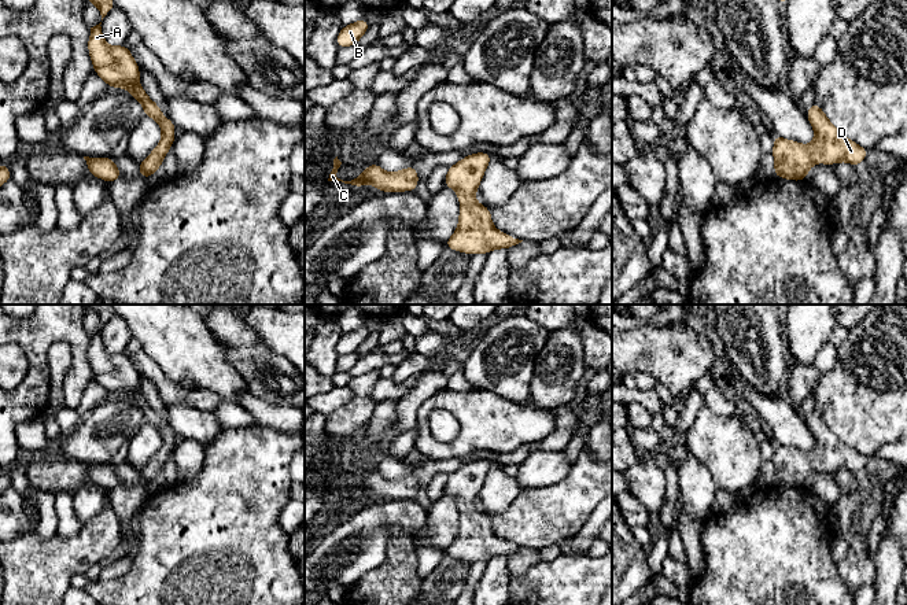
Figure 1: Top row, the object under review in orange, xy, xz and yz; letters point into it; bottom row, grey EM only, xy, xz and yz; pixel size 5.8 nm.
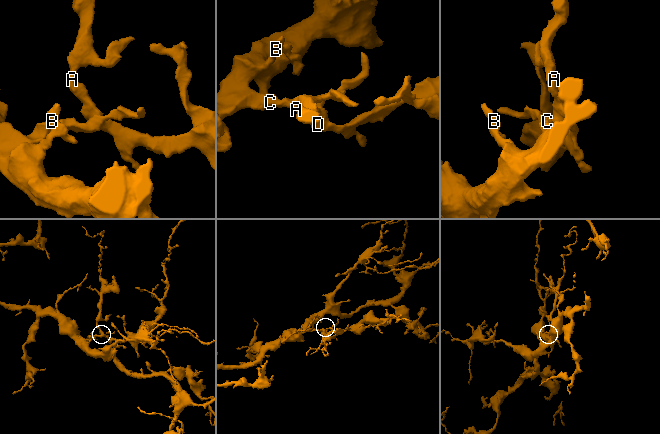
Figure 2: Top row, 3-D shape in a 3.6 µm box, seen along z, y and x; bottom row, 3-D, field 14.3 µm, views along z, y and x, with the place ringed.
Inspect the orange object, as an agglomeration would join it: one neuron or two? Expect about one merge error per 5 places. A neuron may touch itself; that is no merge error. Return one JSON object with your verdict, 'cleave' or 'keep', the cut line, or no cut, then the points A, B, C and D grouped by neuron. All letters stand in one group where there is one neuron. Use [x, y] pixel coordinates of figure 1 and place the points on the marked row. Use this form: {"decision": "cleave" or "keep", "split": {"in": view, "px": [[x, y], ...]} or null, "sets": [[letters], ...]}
{"decision": "keep", "split": null, "sets": [["A", "B", "C", "D"]]}

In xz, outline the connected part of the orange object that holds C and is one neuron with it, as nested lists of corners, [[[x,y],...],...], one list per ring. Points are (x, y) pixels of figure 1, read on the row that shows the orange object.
[[[336,156],[336,158],[333,159],[333,169],[332,169],[331,174],[329,174],[328,181],[338,180],[338,181],[342,181],[342,182],[344,182],[344,184],[351,184],[351,185],[357,185],[357,187],[361,187],[361,185],[364,185],[364,184],[372,184],[372,185],[375,185],[380,192],[405,192],[405,191],[416,191],[416,188],[417,188],[417,185],[419,185],[419,174],[417,174],[417,170],[414,169],[413,165],[410,165],[408,169],[403,169],[403,170],[399,170],[399,171],[395,171],[395,173],[387,173],[387,171],[384,171],[384,170],[375,162],[375,163],[372,163],[370,166],[368,166],[357,178],[354,178],[354,180],[351,180],[351,181],[343,181],[343,180],[340,180],[340,178],[336,177],[336,173],[338,173],[338,169],[340,167],[340,165],[342,165],[342,162],[340,162],[340,161],[338,159],[338,156]]]

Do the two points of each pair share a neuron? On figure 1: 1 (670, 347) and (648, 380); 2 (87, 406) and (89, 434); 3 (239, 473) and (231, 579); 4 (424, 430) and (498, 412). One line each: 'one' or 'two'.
1: two
2: two
3: one
4: one

